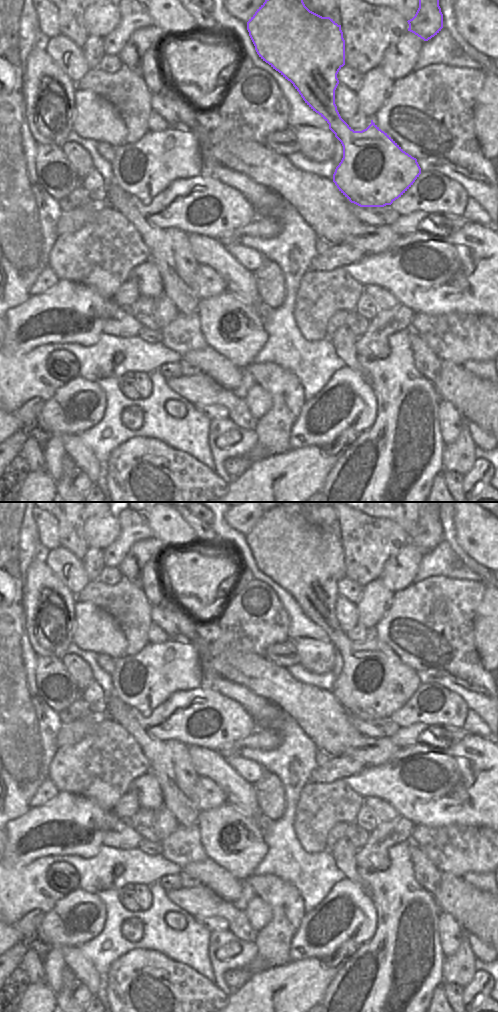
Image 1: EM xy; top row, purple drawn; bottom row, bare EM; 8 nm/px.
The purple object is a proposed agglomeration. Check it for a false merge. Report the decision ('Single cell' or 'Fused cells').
Single cell

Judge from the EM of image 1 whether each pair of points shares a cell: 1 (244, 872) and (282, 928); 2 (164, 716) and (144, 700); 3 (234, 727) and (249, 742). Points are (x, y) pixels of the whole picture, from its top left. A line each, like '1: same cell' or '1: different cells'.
1: different cells
2: different cells
3: different cells

